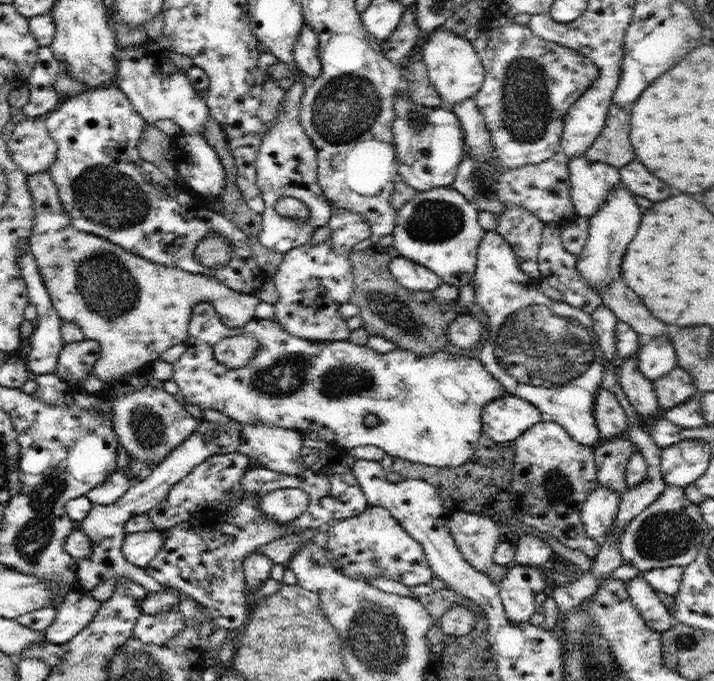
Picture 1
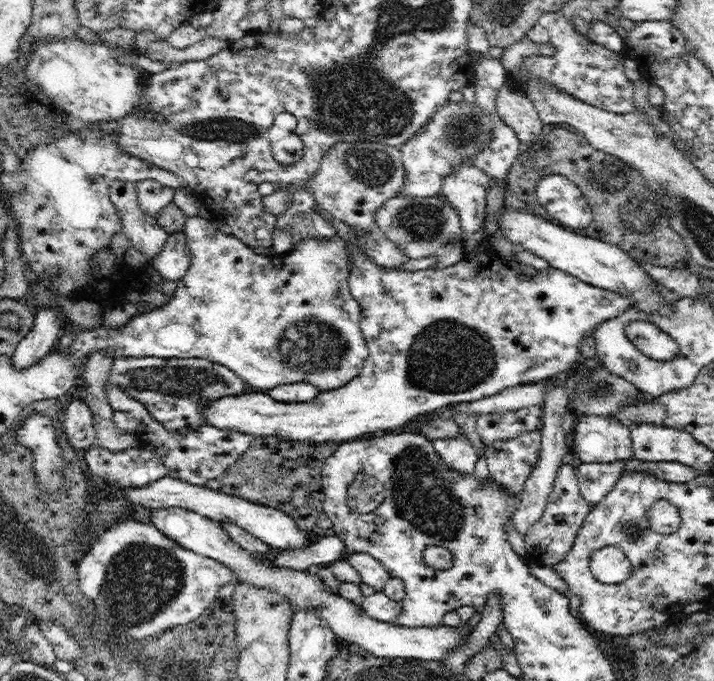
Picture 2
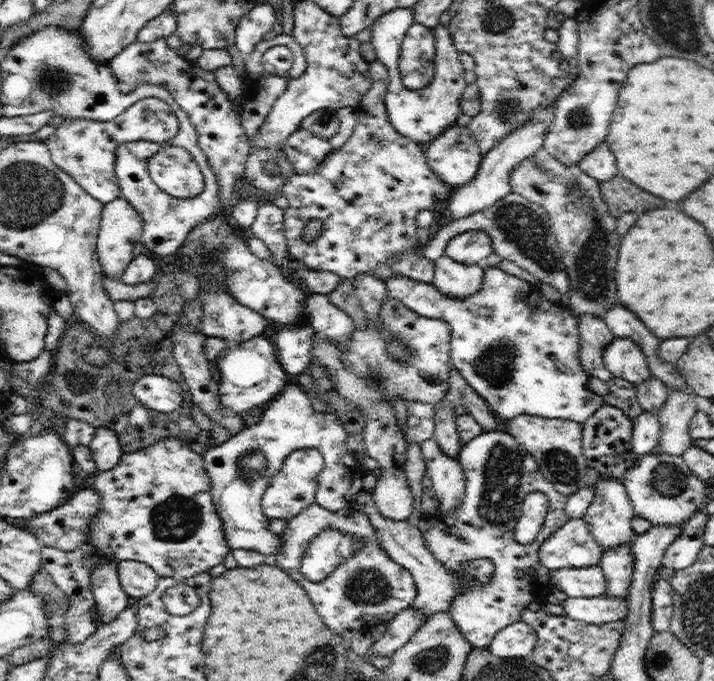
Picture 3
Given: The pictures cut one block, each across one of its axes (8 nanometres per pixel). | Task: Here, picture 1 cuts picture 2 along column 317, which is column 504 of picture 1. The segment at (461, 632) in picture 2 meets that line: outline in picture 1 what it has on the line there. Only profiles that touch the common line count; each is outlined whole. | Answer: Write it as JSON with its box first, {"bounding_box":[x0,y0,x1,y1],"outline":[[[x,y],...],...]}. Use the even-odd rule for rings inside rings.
{"bounding_box":[497,565,547,623],"outline":[[[519,565],[507,569],[497,587],[508,620],[524,623],[532,618],[547,588],[546,577],[545,569],[540,567]]]}

